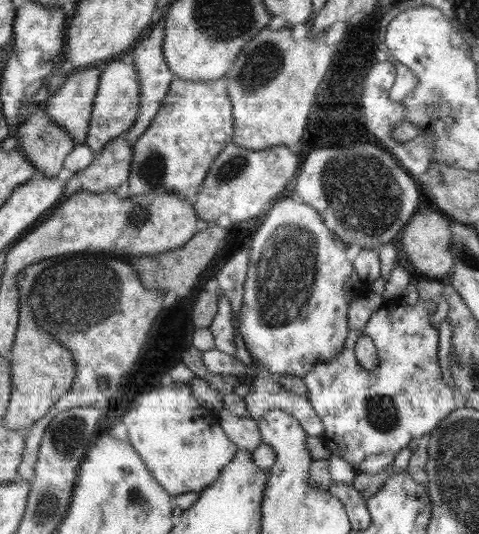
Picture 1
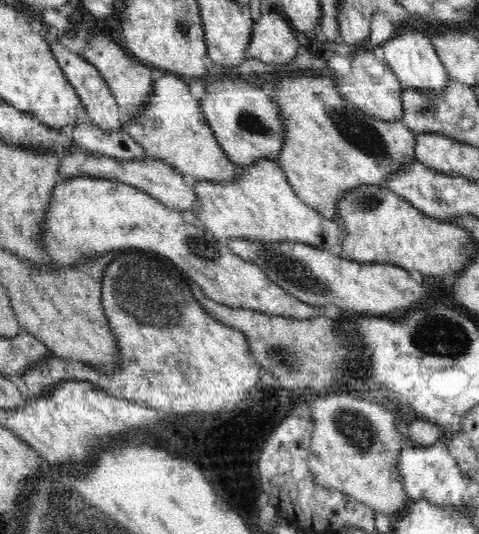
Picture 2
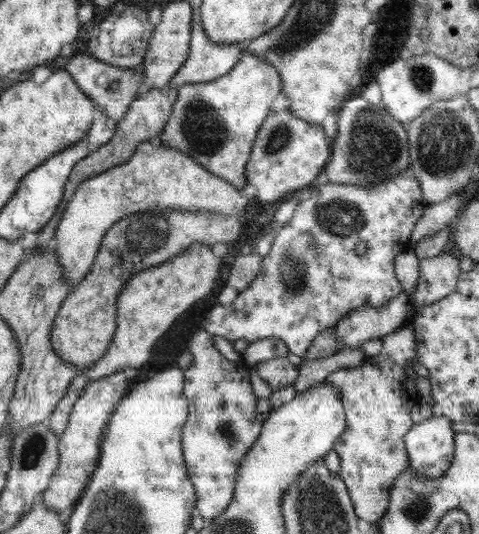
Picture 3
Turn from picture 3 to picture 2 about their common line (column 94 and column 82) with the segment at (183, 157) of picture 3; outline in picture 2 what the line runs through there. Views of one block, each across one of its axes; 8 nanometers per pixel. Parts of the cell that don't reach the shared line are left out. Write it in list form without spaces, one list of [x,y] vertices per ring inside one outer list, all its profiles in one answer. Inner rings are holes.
[[[80,176],[80,178],[68,178],[68,180],[64,180],[59,177],[56,181],[56,186],[54,186],[54,192],[52,193],[52,200],[50,201],[50,206],[45,212],[44,216],[44,226],[42,227],[44,231],[42,233],[42,242],[44,243],[43,247],[47,250],[48,256],[52,258],[53,262],[56,262],[58,265],[64,265],[65,267],[72,267],[76,263],[79,263],[82,259],[85,259],[89,256],[98,255],[98,258],[101,254],[105,252],[120,252],[118,256],[122,256],[122,254],[134,254],[136,250],[138,252],[154,252],[161,259],[168,260],[170,264],[173,264],[178,272],[184,274],[189,281],[196,282],[198,286],[203,290],[206,297],[216,301],[216,303],[227,305],[232,308],[244,308],[252,311],[258,311],[260,313],[268,313],[271,315],[285,316],[288,318],[295,319],[309,319],[312,317],[317,317],[318,315],[323,315],[324,310],[320,307],[314,307],[304,302],[296,299],[296,297],[288,294],[281,286],[274,284],[268,276],[264,274],[263,270],[260,270],[260,267],[257,264],[252,264],[242,260],[239,256],[236,256],[225,240],[215,240],[214,236],[210,231],[203,228],[200,225],[188,224],[186,220],[180,215],[180,211],[176,209],[172,209],[166,207],[164,204],[161,204],[156,198],[153,198],[151,195],[148,195],[146,192],[142,190],[132,187],[132,185],[124,184],[122,182],[116,180],[105,180],[100,179],[99,177],[88,177],[88,176]]]

